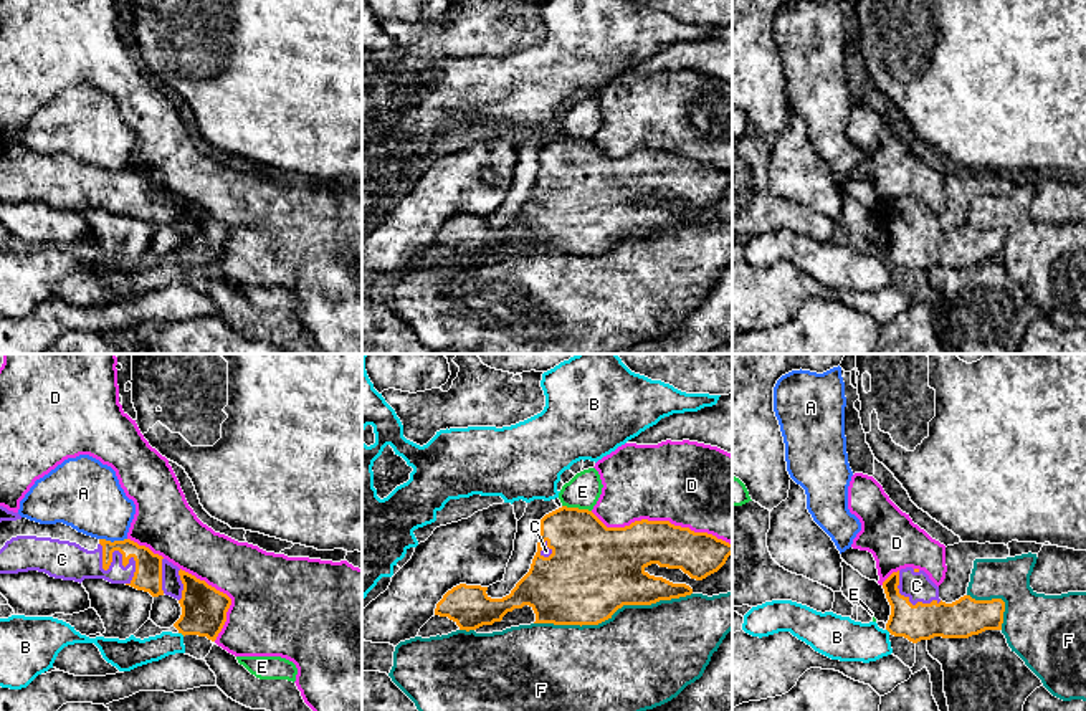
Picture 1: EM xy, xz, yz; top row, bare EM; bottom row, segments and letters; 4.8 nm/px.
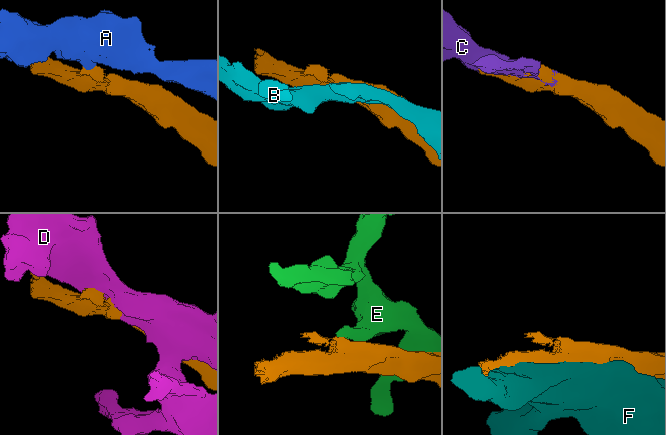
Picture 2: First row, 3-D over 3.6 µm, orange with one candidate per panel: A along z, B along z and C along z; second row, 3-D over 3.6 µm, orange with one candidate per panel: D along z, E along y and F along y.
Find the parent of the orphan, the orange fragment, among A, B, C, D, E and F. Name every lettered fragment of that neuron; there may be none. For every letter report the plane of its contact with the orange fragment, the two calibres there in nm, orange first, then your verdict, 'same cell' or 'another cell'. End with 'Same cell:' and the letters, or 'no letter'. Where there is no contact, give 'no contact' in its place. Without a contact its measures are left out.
A: meets orange in xy; 140 nm thick on the orange side, 320 nm on the other; another cell
B: meets orange in xy; 220 nm thick on the orange side, 140 nm on the other; another cell
C: meets orange in xy; 140 nm thick on the orange side, 190 nm on the other; same cell
D: meets orange in xz; 260 nm thick on the orange side, 420 nm on the other; another cell
E: meets orange in xz; 360 nm thick on the orange side, 170 nm on the other; another cell
F: meets orange in xz; 440 nm thick on the orange side, 480 nm on the other; another cell
Same cell: C

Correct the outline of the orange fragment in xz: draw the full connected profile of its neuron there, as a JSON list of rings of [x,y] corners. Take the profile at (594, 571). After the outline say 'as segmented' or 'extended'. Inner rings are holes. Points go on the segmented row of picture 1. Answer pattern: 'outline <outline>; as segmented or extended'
outline [[[562,506],[541,519],[531,569],[509,595],[491,599],[488,587],[460,584],[436,604],[435,615],[448,617],[460,630],[469,632],[501,622],[507,612],[529,605],[536,613],[534,623],[598,625],[623,605],[651,605],[693,594],[686,584],[650,575],[645,570],[648,565],[681,569],[691,579],[703,580],[717,572],[731,554],[732,544],[669,521],[641,519],[625,527],[607,527],[588,509]]]; extended

